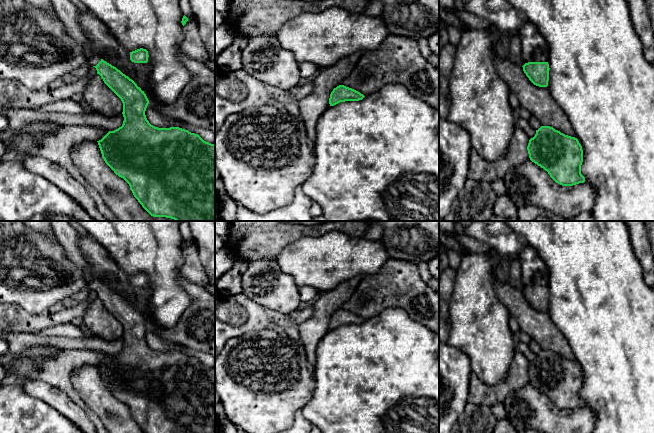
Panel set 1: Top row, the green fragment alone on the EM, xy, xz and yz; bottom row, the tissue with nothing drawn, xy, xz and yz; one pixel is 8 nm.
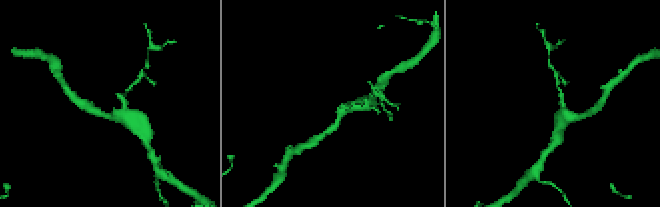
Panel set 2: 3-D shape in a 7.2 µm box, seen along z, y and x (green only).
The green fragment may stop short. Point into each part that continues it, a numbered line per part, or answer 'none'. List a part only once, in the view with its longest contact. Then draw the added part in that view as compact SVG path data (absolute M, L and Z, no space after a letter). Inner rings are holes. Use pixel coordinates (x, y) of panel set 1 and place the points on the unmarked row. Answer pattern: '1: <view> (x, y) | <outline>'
1: xy (68, 237) | M69 221L50 222L55 237L64 249L65 254L74 264L85 271L85 274L89 277L89 289L96 290L101 285L101 281L93 277L90 266L81 252L79 246L81 236L79 233L71 226Z

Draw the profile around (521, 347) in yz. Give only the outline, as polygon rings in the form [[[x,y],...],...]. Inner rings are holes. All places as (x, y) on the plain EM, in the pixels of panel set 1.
[[[519,342],[515,346],[515,350],[521,352],[530,363],[533,362],[536,358],[536,354],[531,351],[528,344],[526,343]]]

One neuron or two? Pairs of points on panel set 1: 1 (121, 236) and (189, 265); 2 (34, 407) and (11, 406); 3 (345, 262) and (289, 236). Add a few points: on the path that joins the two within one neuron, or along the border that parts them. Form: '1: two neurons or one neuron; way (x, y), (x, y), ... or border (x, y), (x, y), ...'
1: two neurons; border (183, 250), (183, 264), (180, 275)
2: one neuron; way (28, 407), (17, 407)
3: two neurons; border (319, 235), (301, 236), (286, 245), (278, 254)

